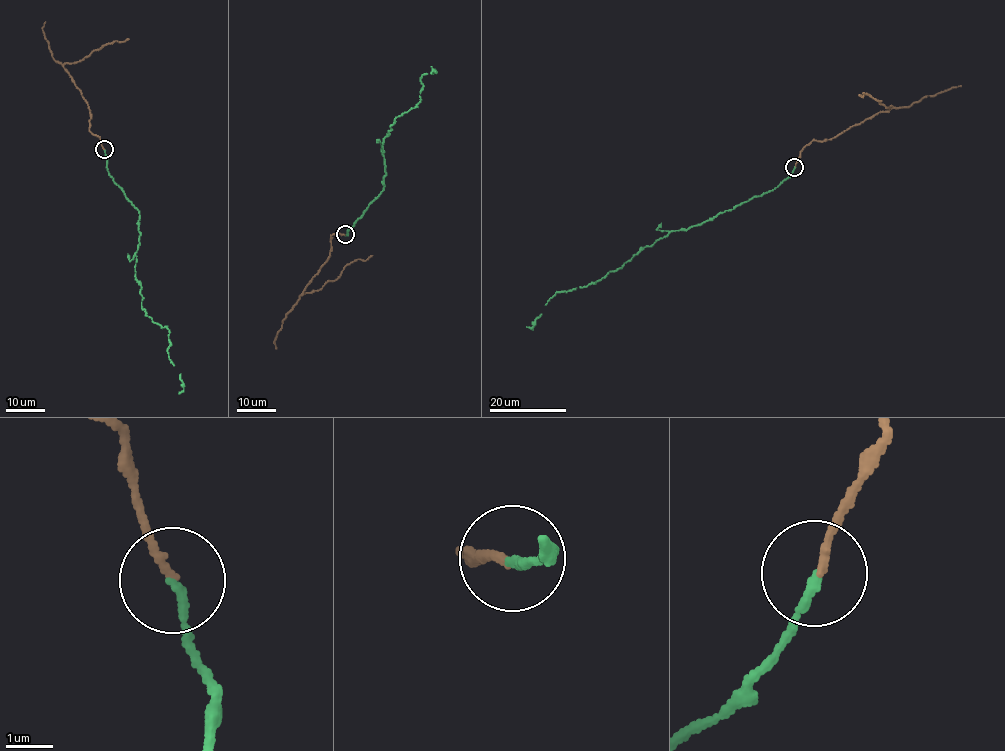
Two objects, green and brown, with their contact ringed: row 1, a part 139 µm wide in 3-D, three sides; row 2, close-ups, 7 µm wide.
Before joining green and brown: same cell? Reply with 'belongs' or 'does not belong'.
belongs

